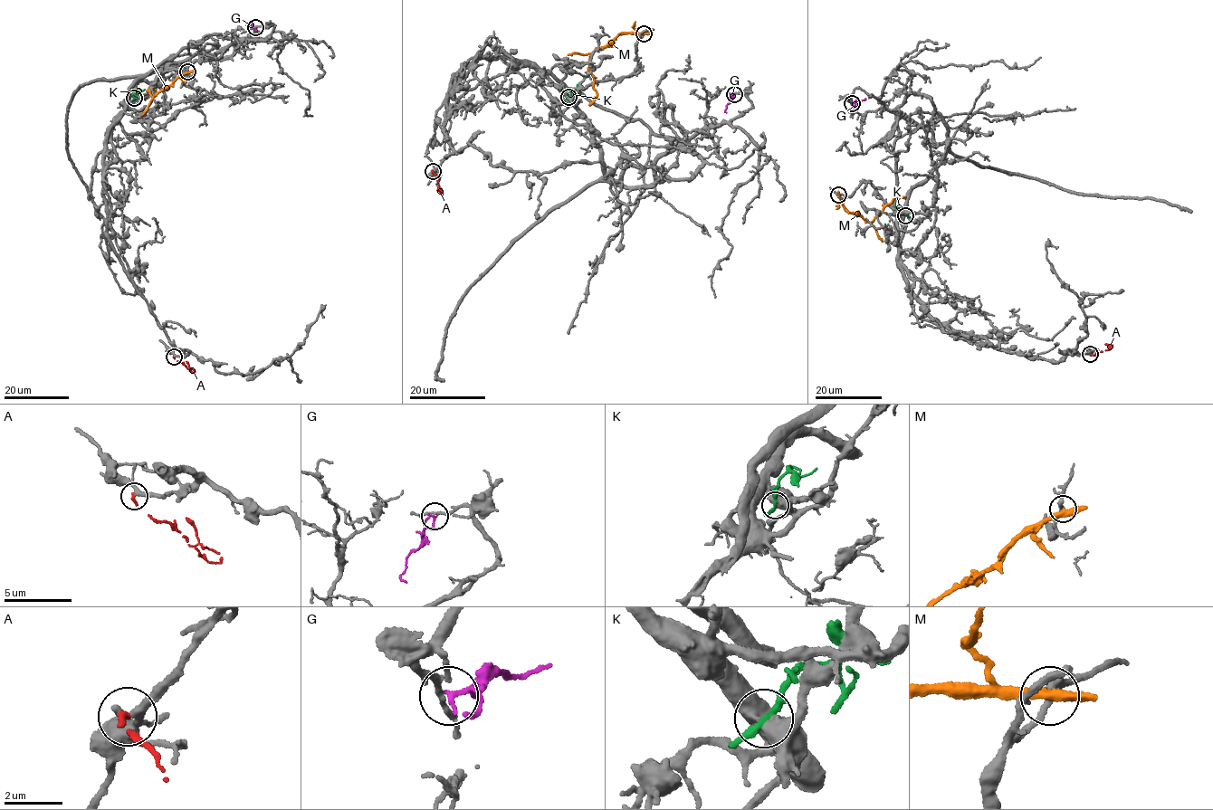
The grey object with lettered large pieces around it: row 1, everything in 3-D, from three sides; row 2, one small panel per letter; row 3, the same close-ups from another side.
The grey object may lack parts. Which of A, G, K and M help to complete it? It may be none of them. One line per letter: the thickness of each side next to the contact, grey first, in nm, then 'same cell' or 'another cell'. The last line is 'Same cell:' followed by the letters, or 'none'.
A: 240/180 nm | another cell
G: 170/120 nm | same cell
K: 750/200 nm | another cell
M: 240/360 nm | another cell
Same cell: G

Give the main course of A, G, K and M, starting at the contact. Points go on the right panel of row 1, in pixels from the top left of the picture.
A: (1091, 354), (1108, 350), (1109, 345), (1104, 344)
G: (852, 103), (865, 98)
K: (905, 215), (895, 211), (893, 206)
M: (838, 195), (848, 212), (870, 223), (895, 197), (904, 197)

